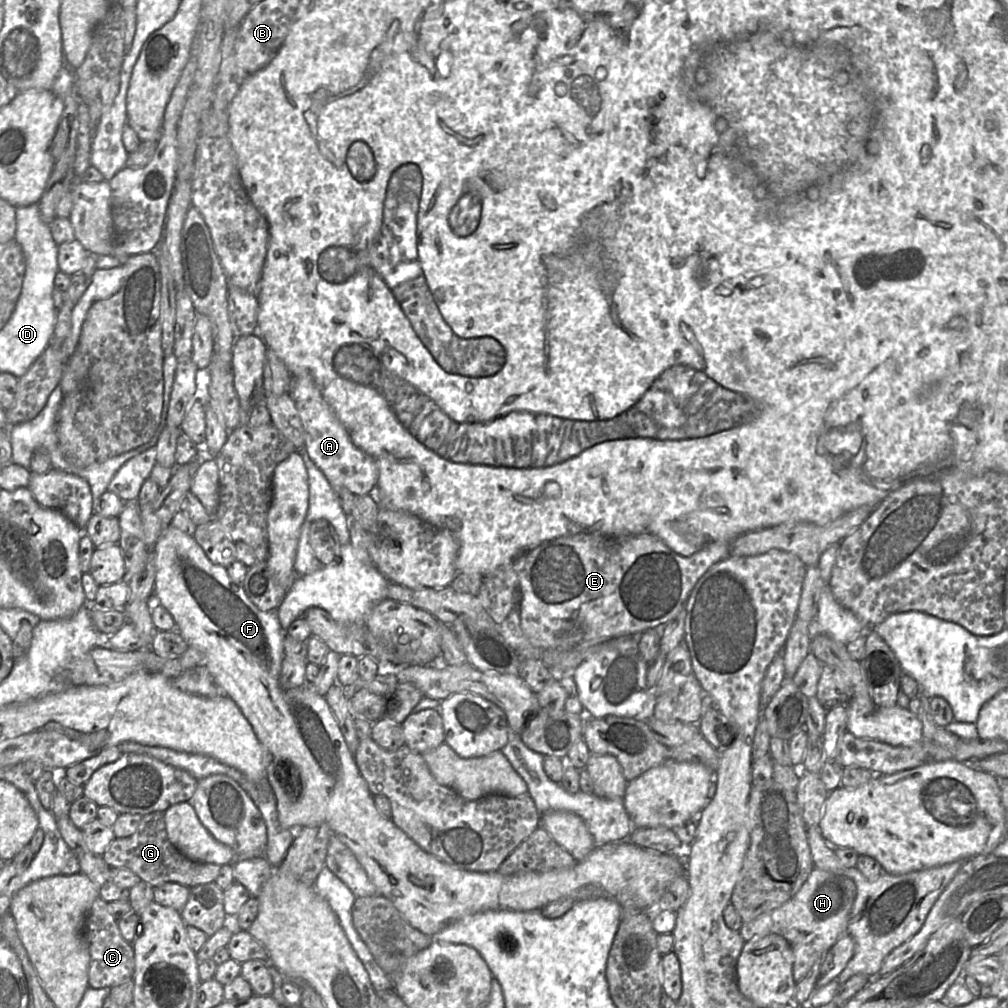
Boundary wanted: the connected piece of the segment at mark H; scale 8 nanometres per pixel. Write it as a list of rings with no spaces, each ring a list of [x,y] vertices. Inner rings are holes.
[[[813,867],[799,891],[782,906],[742,924],[739,933],[745,942],[769,934],[784,937],[793,952],[793,978],[799,983],[814,963],[846,934],[849,914],[856,898],[855,882],[842,874]]]

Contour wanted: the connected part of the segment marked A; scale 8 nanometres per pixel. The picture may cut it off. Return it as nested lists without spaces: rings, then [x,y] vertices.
[[[292,377],[290,394],[303,424],[308,455],[325,475],[332,488],[345,487],[353,495],[373,494],[378,479],[375,460],[354,445],[348,431],[339,421],[312,377]]]

